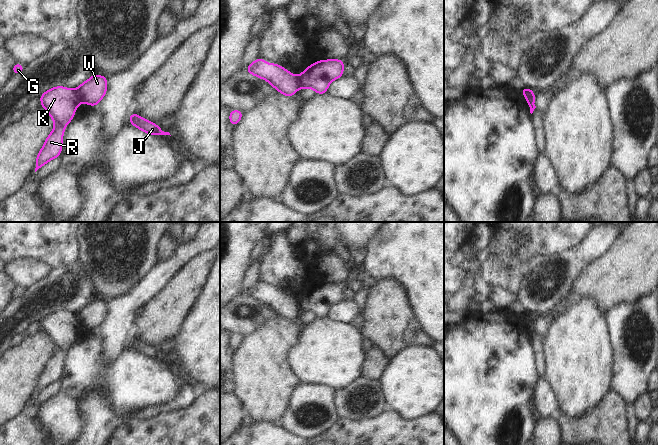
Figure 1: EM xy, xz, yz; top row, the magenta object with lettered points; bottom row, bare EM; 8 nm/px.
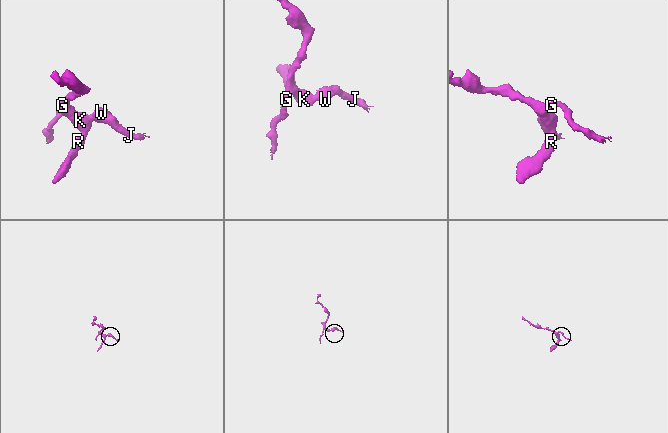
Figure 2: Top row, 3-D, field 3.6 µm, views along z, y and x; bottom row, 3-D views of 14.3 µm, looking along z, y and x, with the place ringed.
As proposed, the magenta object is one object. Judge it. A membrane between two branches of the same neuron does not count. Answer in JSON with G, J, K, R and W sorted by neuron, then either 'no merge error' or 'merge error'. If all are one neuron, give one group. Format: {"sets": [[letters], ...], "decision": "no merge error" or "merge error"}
{"sets": [["G", "K", "R"], ["J", "W"]], "decision": "merge error"}

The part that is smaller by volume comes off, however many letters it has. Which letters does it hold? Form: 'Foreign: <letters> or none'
Foreign: J, W

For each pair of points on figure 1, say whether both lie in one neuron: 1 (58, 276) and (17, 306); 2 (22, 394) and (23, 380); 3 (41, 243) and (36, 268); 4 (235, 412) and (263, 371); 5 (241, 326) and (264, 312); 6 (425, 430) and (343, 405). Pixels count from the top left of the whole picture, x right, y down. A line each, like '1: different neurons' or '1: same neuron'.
1: same neuron
2: same neuron
3: different neurons
4: different neurons
5: same neuron
6: different neurons

